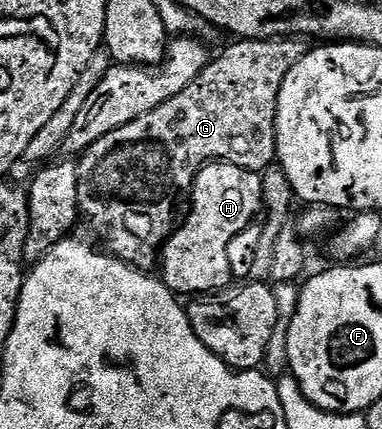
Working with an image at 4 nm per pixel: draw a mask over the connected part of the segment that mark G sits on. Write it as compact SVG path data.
M279 38L271 42L250 42L248 40L237 40L232 43L221 55L214 57L209 65L203 68L203 72L179 96L171 96L167 104L159 104L146 115L139 116L137 120L116 128L113 132L108 132L99 140L95 140L85 152L80 155L77 165L78 192L77 208L82 219L89 221L93 225L93 230L106 242L108 253L112 257L122 260L134 260L133 258L153 258L158 257L159 251L153 247L153 190L181 190L188 195L193 188L193 182L197 179L197 172L203 166L208 166L215 162L230 162L233 166L238 166L244 170L254 172L264 172L274 165L276 153L276 139L273 136L273 121L277 118L277 97L279 88L283 84L285 74L295 68L295 64L307 53L307 46L304 41L295 38Z

